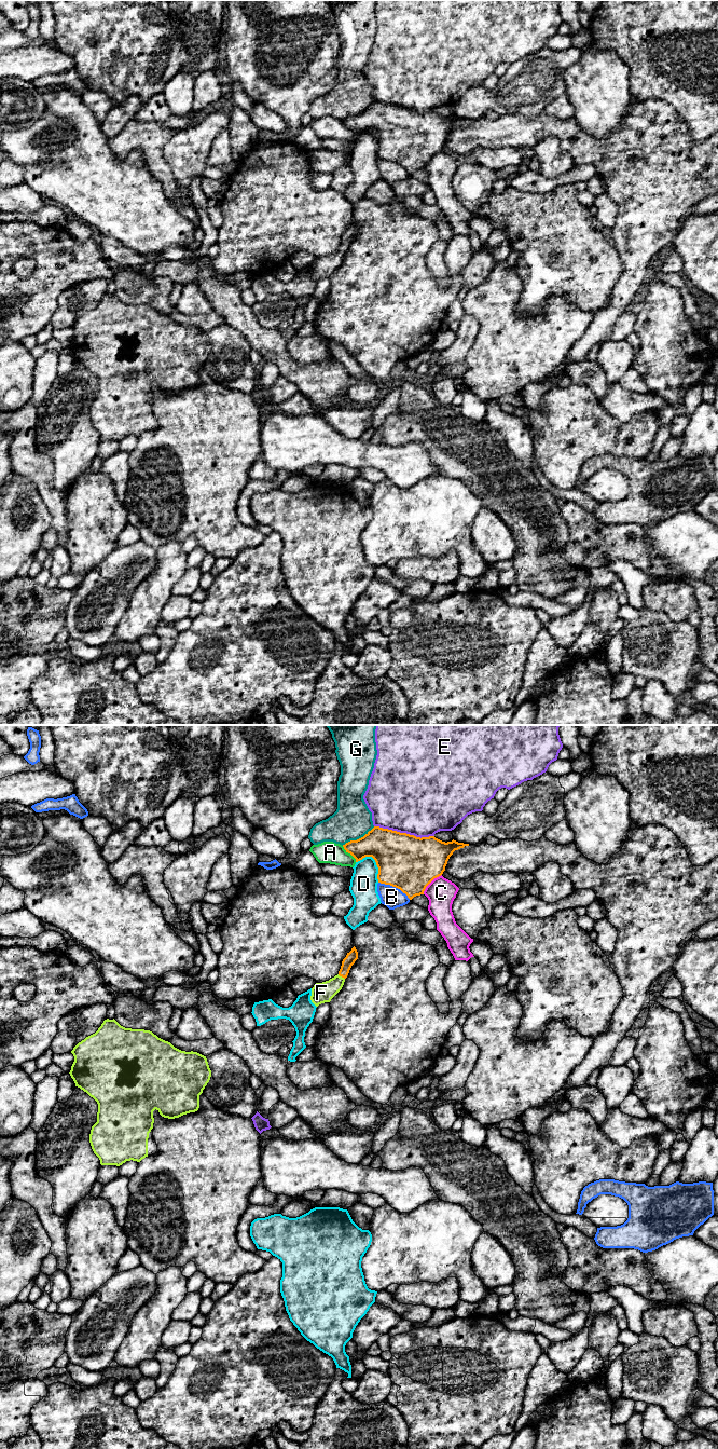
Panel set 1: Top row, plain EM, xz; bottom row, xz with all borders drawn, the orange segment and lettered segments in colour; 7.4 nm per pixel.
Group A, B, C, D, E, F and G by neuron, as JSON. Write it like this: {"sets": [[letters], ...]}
{"sets": [["A"], ["B"], ["C"], ["D"], ["E"], ["F"], ["G"]]}

